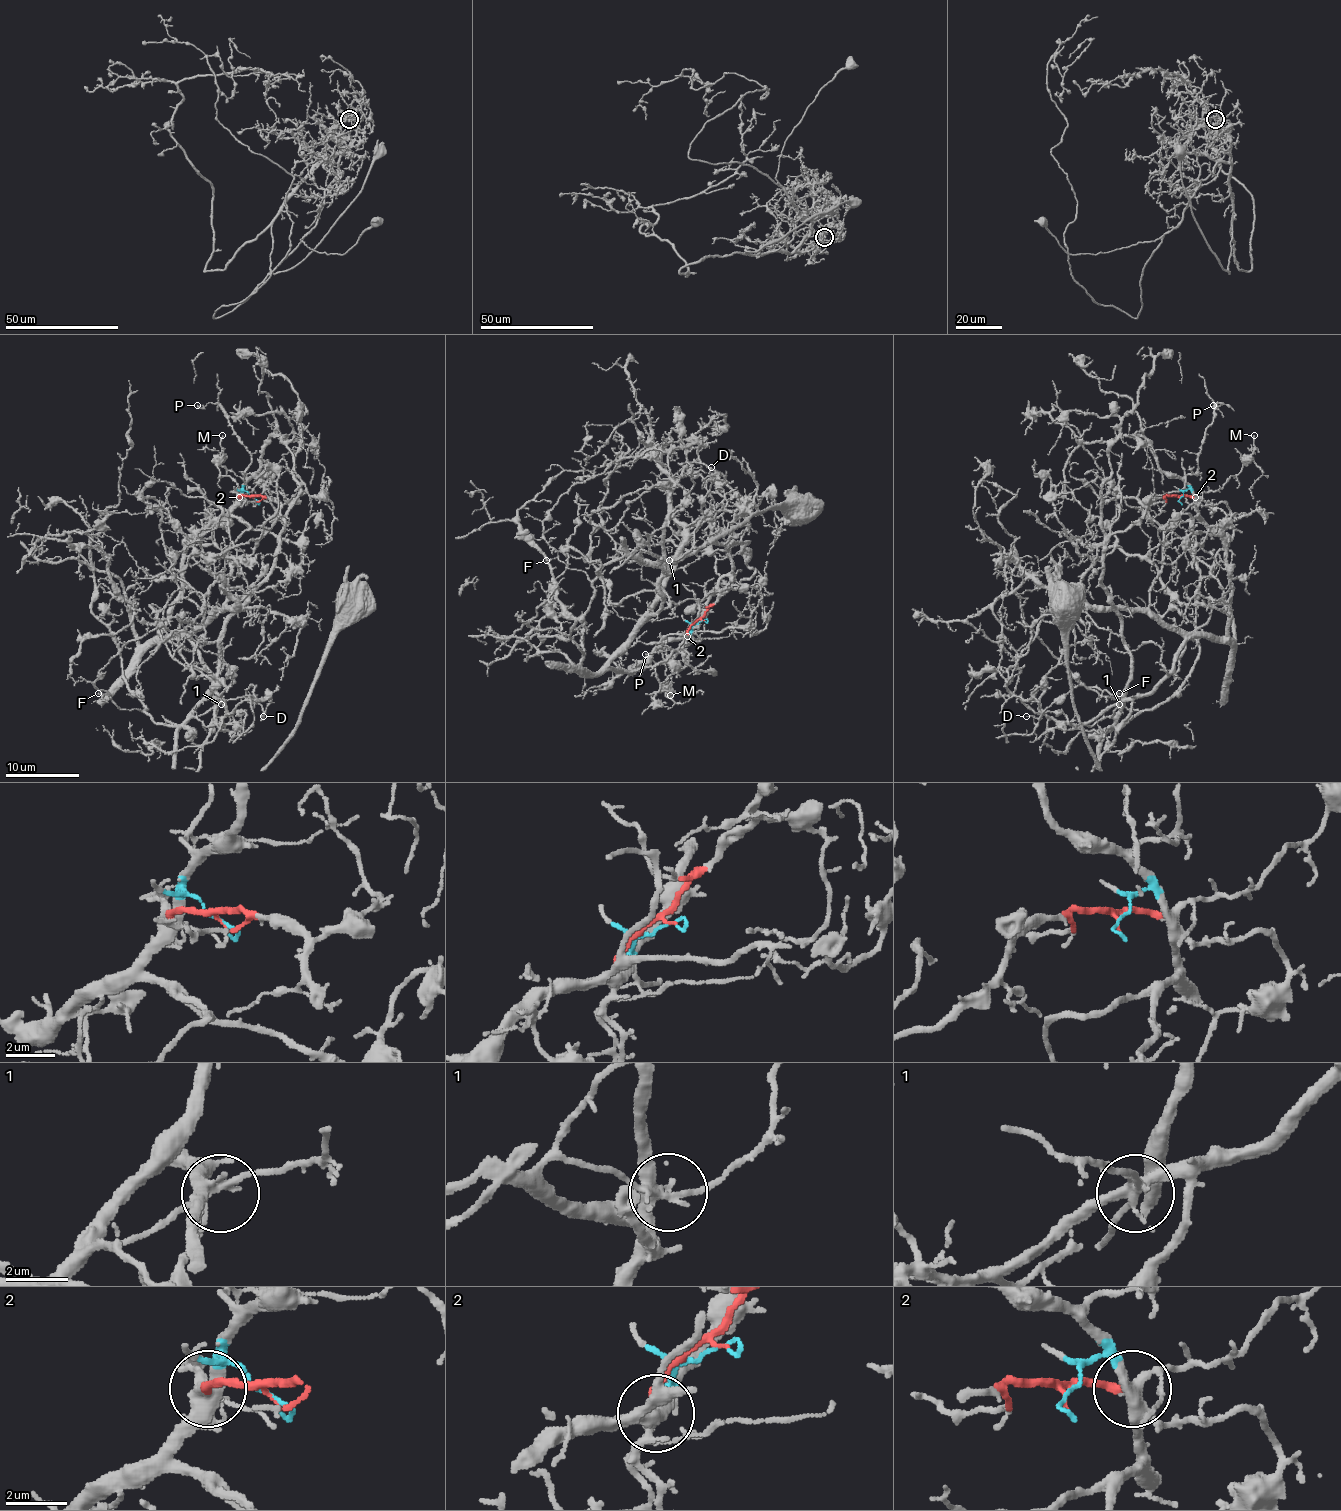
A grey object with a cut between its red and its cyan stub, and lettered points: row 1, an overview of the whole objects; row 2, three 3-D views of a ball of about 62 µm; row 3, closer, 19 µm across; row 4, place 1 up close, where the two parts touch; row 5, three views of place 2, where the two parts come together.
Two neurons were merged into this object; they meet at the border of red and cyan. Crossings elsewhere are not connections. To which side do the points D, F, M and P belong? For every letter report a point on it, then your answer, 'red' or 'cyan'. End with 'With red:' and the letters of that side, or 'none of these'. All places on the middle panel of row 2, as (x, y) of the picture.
D: (711, 467) | red
F: (546, 560) | red
M: (670, 695) | red
P: (645, 654) | cyan
With red: D, F, M

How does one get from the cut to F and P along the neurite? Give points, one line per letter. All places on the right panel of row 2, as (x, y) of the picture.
F: (1180, 499), (1154, 499), (1108, 541), (1102, 589), (1121, 620), (1130, 681), (1115, 726), (1139, 713), (1119, 692)
P: (1180, 499), (1189, 488), (1185, 476), (1196, 471), (1204, 432), (1222, 403), (1215, 408), (1213, 404)

